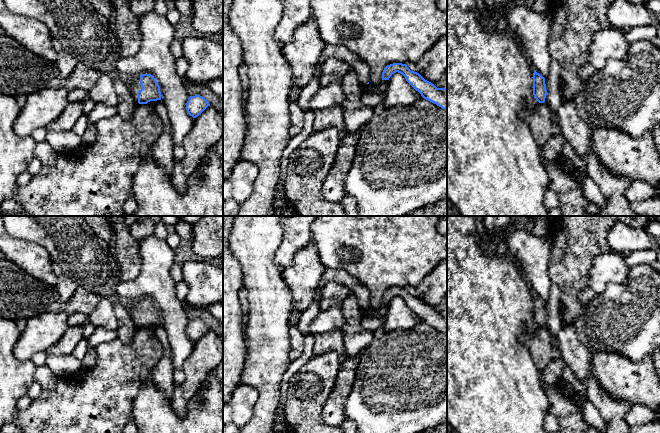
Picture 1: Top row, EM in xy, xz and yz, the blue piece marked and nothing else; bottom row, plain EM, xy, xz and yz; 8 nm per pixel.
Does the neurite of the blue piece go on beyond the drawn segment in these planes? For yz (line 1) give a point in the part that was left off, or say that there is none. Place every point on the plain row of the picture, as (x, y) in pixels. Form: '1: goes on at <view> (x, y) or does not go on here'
1: does not go on here

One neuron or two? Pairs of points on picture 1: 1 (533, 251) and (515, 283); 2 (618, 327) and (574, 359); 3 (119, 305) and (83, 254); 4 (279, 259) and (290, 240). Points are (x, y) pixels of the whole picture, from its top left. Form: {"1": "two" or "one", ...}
{"1": "two", "2": "two", "3": "one", "4": "one"}

